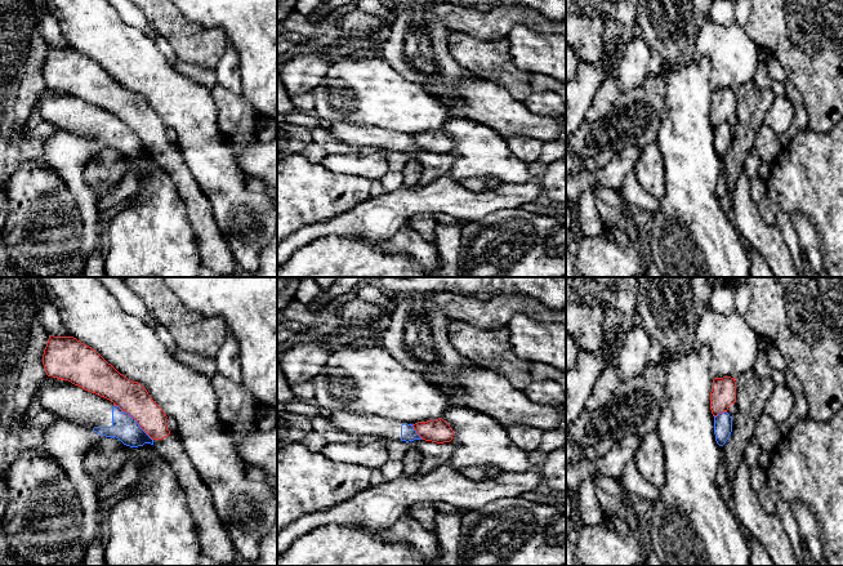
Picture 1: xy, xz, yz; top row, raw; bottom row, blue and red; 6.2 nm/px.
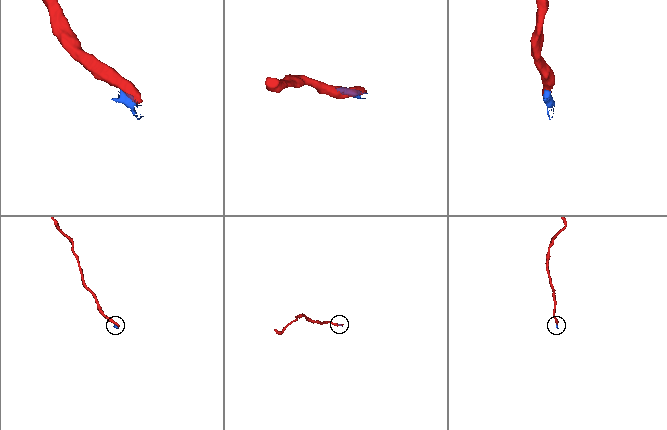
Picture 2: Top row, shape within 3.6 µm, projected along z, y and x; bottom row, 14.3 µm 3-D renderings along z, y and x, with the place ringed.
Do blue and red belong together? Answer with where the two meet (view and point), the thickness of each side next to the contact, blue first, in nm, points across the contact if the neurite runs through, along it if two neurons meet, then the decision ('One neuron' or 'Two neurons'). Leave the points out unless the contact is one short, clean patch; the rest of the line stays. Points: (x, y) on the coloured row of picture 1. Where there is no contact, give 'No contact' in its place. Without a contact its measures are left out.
Touches blue at xy (134, 419). Thickness 160 nm (blue) against 200 nm. Boundary: xy (114, 404), (126, 411), (152, 440). Two neurons

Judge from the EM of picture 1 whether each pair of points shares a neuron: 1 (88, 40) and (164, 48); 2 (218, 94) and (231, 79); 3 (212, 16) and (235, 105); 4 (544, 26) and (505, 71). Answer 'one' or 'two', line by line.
1: two
2: two
3: two
4: two

